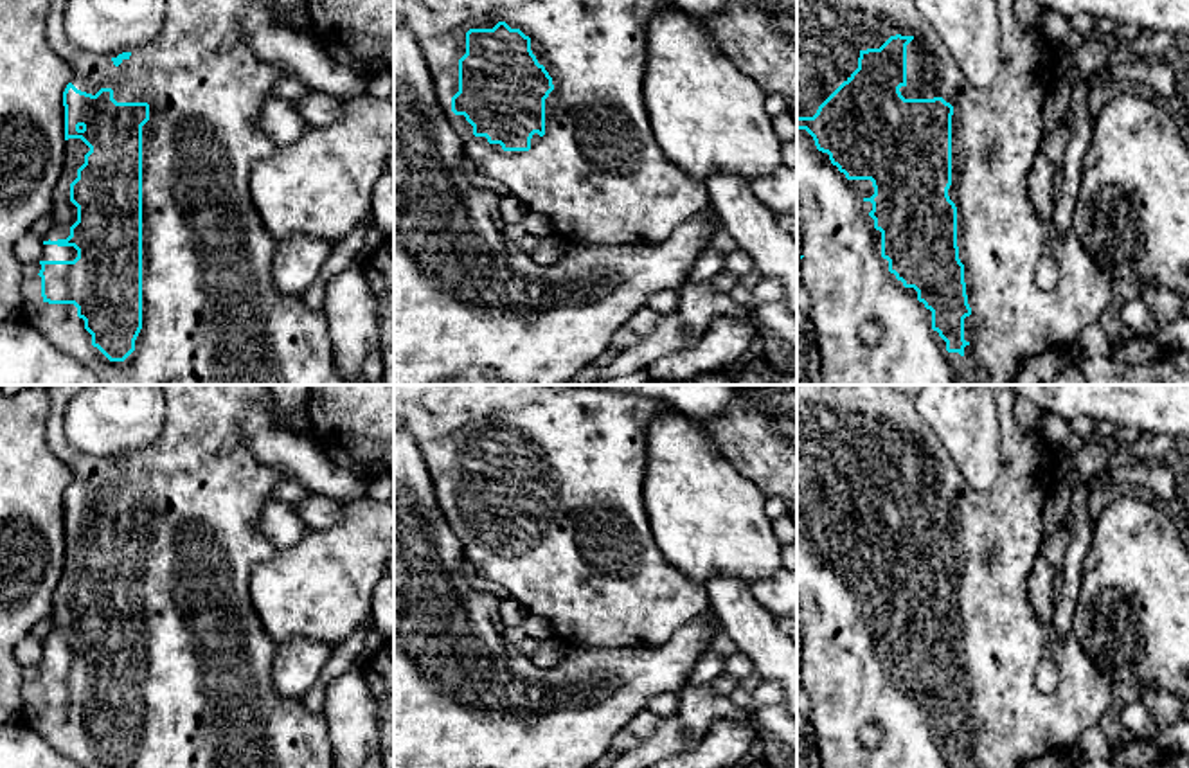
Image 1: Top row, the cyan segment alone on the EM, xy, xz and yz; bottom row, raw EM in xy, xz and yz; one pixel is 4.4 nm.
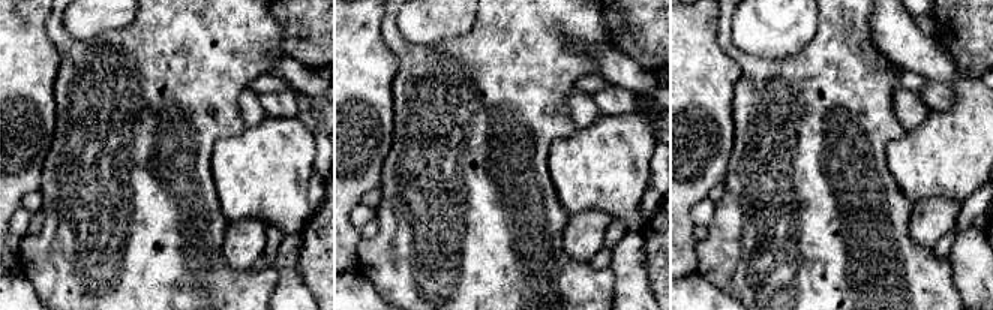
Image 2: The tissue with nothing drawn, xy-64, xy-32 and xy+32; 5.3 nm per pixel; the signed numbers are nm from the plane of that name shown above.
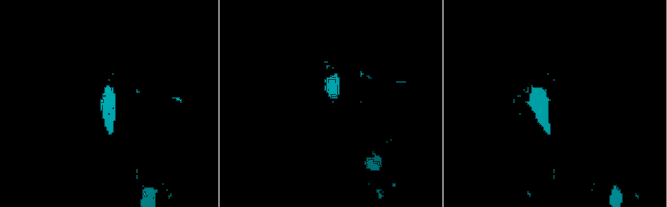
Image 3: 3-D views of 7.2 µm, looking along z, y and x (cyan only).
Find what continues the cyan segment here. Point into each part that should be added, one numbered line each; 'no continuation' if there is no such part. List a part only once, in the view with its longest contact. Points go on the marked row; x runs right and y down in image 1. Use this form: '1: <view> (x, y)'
1: yz (997, 130)

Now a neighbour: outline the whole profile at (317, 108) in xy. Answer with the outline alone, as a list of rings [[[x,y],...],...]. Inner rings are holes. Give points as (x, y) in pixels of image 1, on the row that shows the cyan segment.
[[[309,90],[293,104],[304,122],[313,128],[329,126],[344,115],[342,101],[324,92]]]

